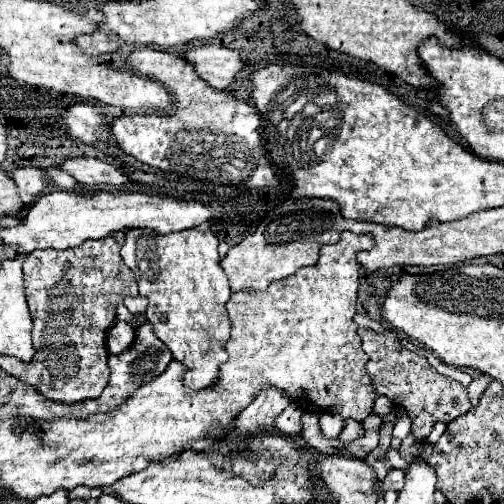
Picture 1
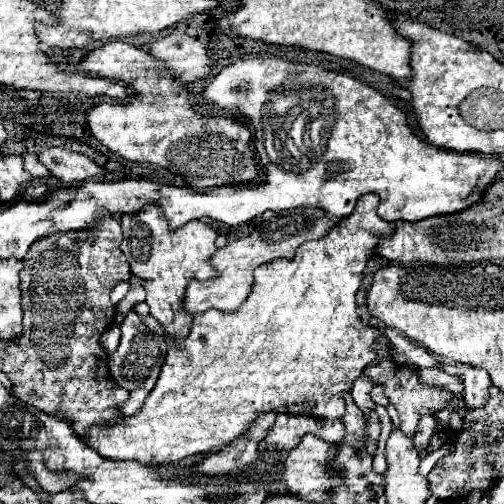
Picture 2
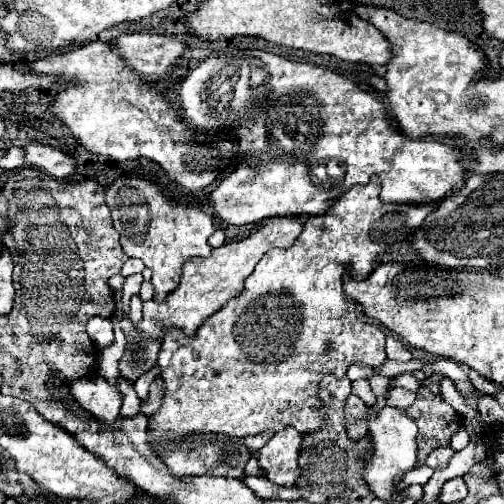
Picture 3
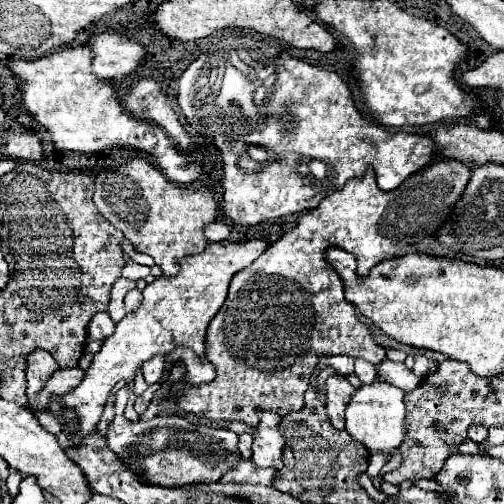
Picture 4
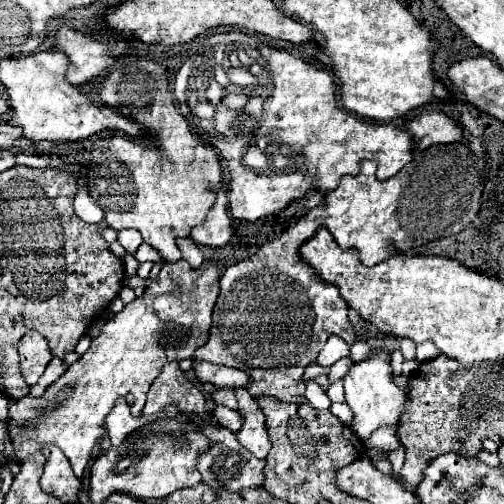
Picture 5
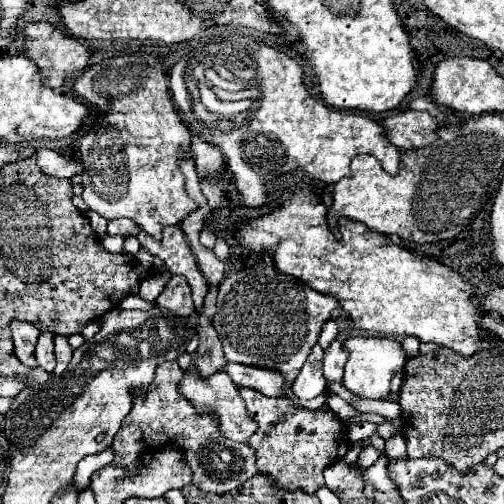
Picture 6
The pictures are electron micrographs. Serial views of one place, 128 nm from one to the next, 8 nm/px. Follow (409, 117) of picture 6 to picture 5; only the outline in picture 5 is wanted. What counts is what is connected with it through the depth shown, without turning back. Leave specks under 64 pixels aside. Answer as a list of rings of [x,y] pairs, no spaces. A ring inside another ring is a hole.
[[[424,112],[408,124],[414,136],[416,150],[426,150],[434,144],[456,144],[466,142],[462,126],[442,112]]]

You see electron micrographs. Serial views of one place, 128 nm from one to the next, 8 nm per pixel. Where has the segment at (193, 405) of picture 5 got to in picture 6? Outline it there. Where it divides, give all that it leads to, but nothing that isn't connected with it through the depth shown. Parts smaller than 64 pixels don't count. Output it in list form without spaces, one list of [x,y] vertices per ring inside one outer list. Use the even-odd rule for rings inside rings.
[[[177,361],[163,362],[157,366],[154,381],[146,392],[146,398],[136,396],[136,408],[122,420],[120,432],[116,432],[114,436],[114,462],[126,466],[128,470],[134,470],[134,464],[140,462],[140,456],[172,446],[184,452],[188,466],[194,472],[194,484],[202,492],[230,492],[242,486],[254,474],[258,474],[256,450],[246,444],[236,444],[222,436],[218,428],[218,418],[212,414],[198,412],[192,406],[192,402],[188,402],[178,392],[182,376],[184,372],[180,370]],[[168,390],[170,394],[164,394]]]

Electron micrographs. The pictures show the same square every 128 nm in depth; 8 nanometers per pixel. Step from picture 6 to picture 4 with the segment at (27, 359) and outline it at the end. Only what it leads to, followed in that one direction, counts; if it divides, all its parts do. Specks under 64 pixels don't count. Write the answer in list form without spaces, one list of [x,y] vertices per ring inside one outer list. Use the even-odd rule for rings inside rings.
[[[34,352],[28,356],[28,398],[31,408],[38,408],[38,392],[46,386],[48,378],[58,370],[60,366],[48,352]]]

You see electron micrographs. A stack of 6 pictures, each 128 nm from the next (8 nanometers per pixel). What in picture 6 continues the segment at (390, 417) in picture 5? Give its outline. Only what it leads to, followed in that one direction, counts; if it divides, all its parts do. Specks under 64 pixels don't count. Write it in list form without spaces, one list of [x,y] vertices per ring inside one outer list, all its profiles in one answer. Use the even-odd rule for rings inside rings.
[[[353,337],[345,341],[344,347],[350,352],[350,358],[344,366],[342,384],[360,398],[370,400],[388,400],[390,398],[390,380],[396,372],[401,372],[406,364],[406,354],[398,340],[394,338]]]

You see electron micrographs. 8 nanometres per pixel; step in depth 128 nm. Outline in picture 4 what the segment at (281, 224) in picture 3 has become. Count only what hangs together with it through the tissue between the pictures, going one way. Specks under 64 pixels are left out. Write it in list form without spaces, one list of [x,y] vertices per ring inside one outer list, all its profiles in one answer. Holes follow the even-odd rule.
[[[254,238],[248,242],[208,244],[204,252],[182,260],[182,268],[178,276],[174,278],[160,276],[154,280],[154,284],[144,288],[144,300],[140,308],[124,316],[116,324],[114,334],[108,336],[108,340],[104,340],[102,350],[94,354],[94,362],[86,370],[86,378],[82,380],[82,384],[76,386],[70,394],[52,396],[52,402],[62,400],[78,418],[76,434],[70,434],[70,426],[66,426],[72,444],[76,444],[82,436],[94,432],[108,394],[112,394],[114,386],[120,380],[132,380],[136,370],[146,360],[150,360],[156,354],[166,356],[178,346],[188,346],[196,354],[204,354],[206,328],[214,318],[214,314],[222,308],[232,276],[248,268],[268,248],[268,244],[270,244],[268,238]]]

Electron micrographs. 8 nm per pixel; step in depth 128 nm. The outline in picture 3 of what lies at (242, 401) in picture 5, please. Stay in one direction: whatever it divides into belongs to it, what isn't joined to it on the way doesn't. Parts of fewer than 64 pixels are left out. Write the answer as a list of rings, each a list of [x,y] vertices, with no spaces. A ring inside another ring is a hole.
[[[288,426],[272,436],[272,440],[258,452],[258,462],[266,470],[266,478],[284,488],[294,488],[300,480],[298,456],[302,436],[296,428]]]

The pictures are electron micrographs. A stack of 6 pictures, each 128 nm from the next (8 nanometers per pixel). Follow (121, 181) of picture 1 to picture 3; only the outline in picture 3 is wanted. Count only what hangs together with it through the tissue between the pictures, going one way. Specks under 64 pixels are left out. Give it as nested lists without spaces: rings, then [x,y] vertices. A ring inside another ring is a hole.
[[[30,144],[24,150],[26,150],[26,162],[30,166],[42,168],[44,172],[48,172],[50,176],[54,176],[58,180],[76,174],[76,162],[58,148],[42,146],[42,144]]]

